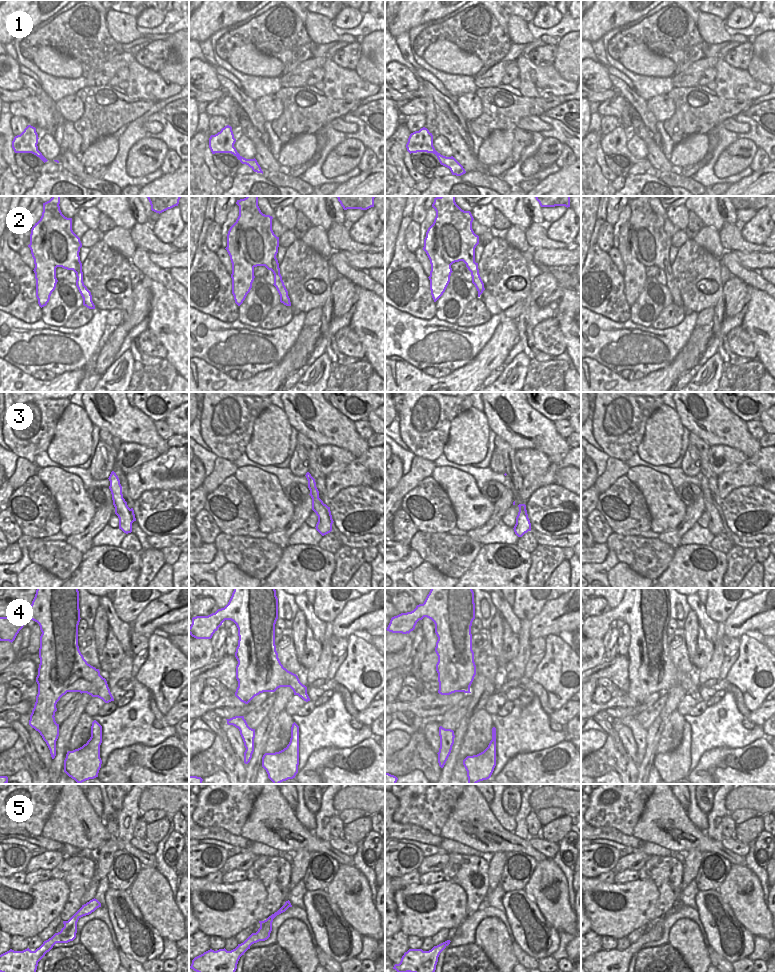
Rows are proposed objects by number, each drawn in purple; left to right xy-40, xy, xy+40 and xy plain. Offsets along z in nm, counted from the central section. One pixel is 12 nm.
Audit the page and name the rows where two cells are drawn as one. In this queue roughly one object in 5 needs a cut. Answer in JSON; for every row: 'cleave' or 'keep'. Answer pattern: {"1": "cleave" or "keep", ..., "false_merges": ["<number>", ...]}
{"1": "keep", "2": "cleave", "3": "keep", "4": "keep", "5": "keep", "false_merges": ["2"]}

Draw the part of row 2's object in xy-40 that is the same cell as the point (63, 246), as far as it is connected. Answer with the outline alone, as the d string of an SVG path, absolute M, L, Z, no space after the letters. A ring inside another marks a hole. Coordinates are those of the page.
M60 196L43 203L40 225L46 244L47 255L56 267L73 270L76 273L76 286L83 298L83 305L95 309L91 292L83 282L82 263L80 261L80 238L72 230L72 218L65 217L60 210Z

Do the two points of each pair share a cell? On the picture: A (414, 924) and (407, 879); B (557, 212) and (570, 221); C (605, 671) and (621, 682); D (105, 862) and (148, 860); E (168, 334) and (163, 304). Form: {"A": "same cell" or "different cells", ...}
{"A": "different cells", "B": "different cells", "C": "same cell", "D": "different cells", "E": "same cell"}

